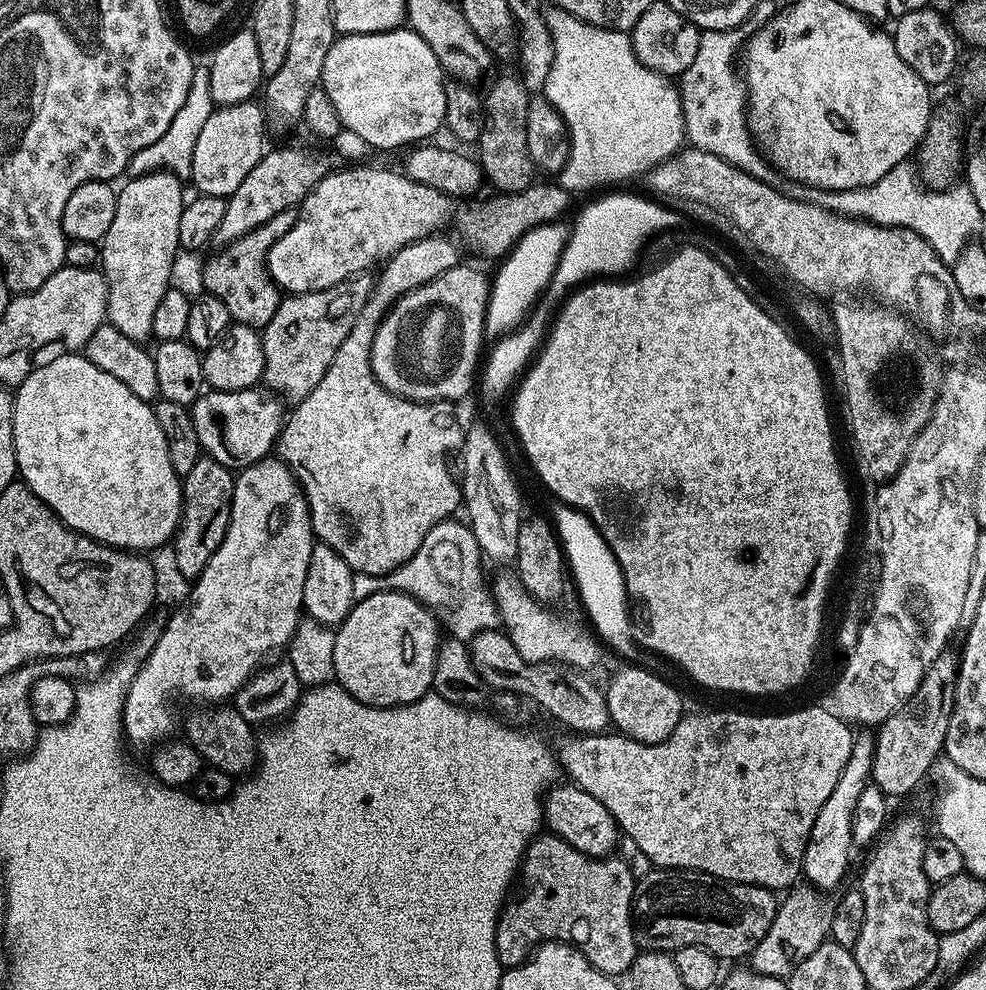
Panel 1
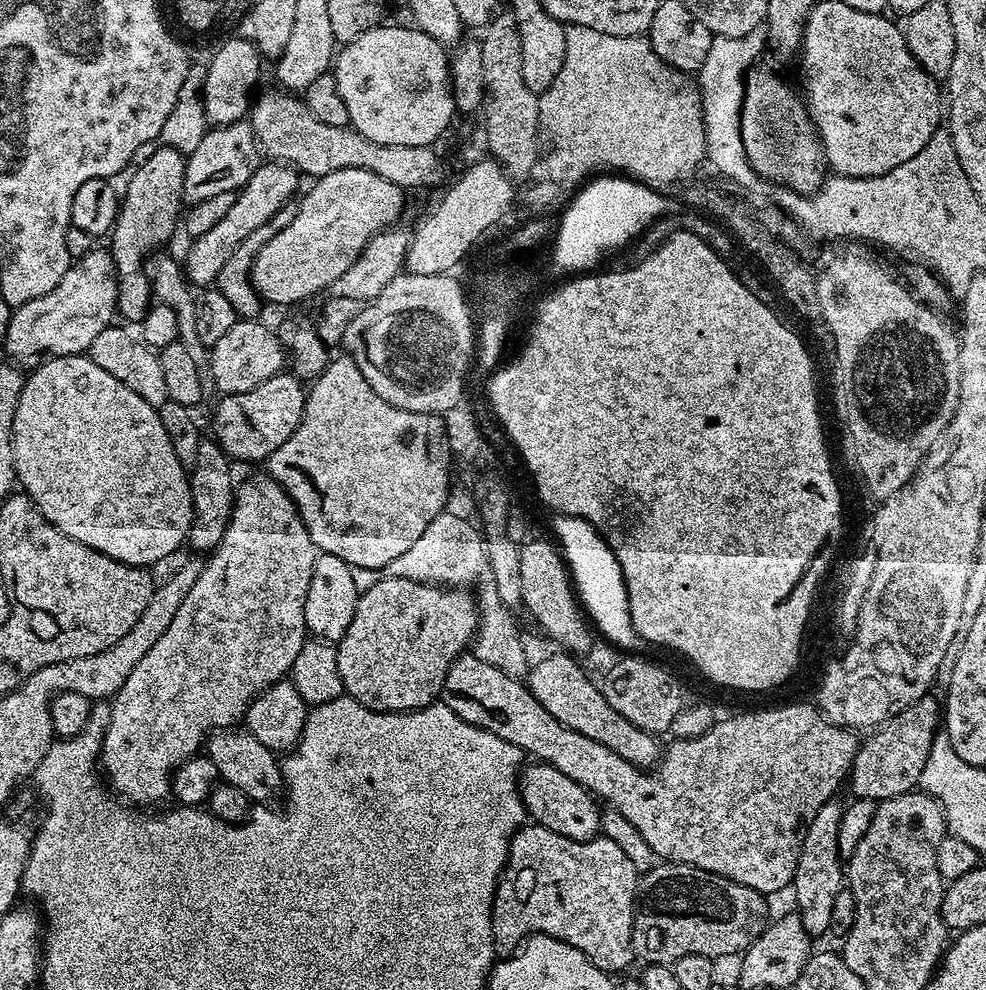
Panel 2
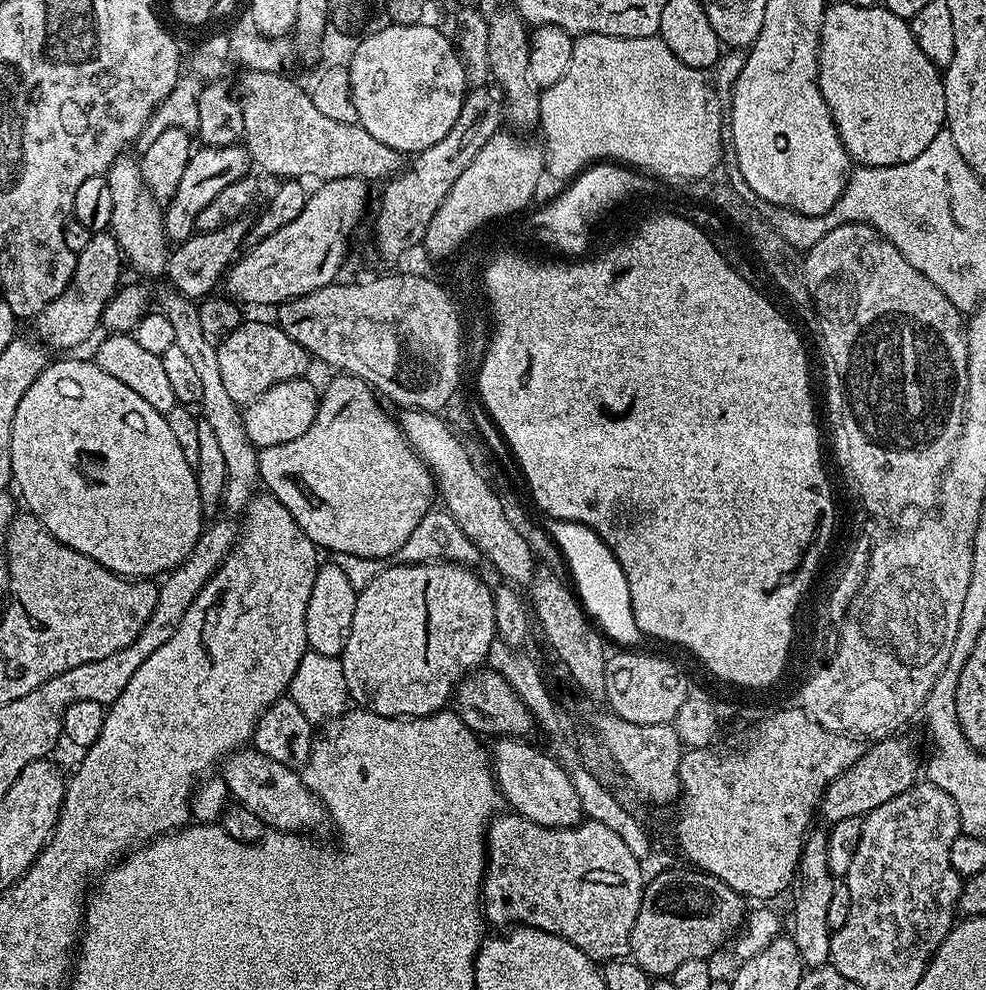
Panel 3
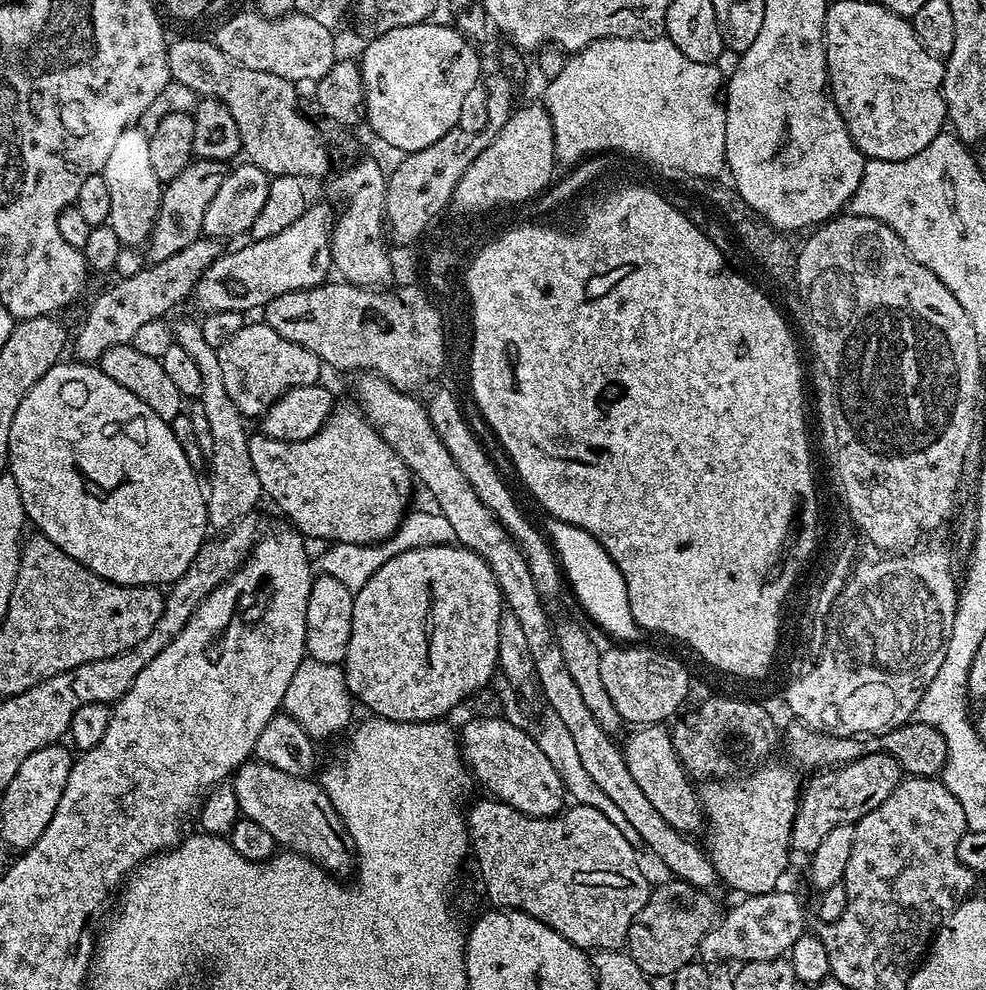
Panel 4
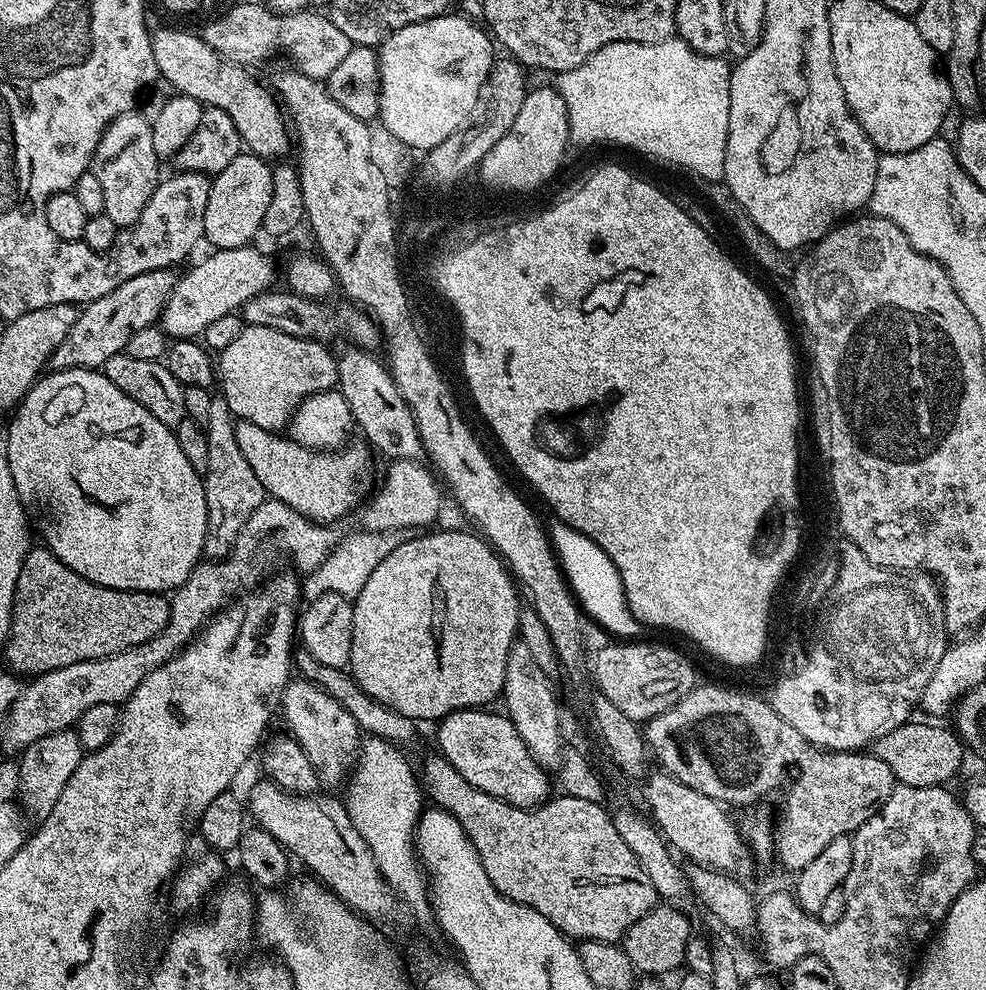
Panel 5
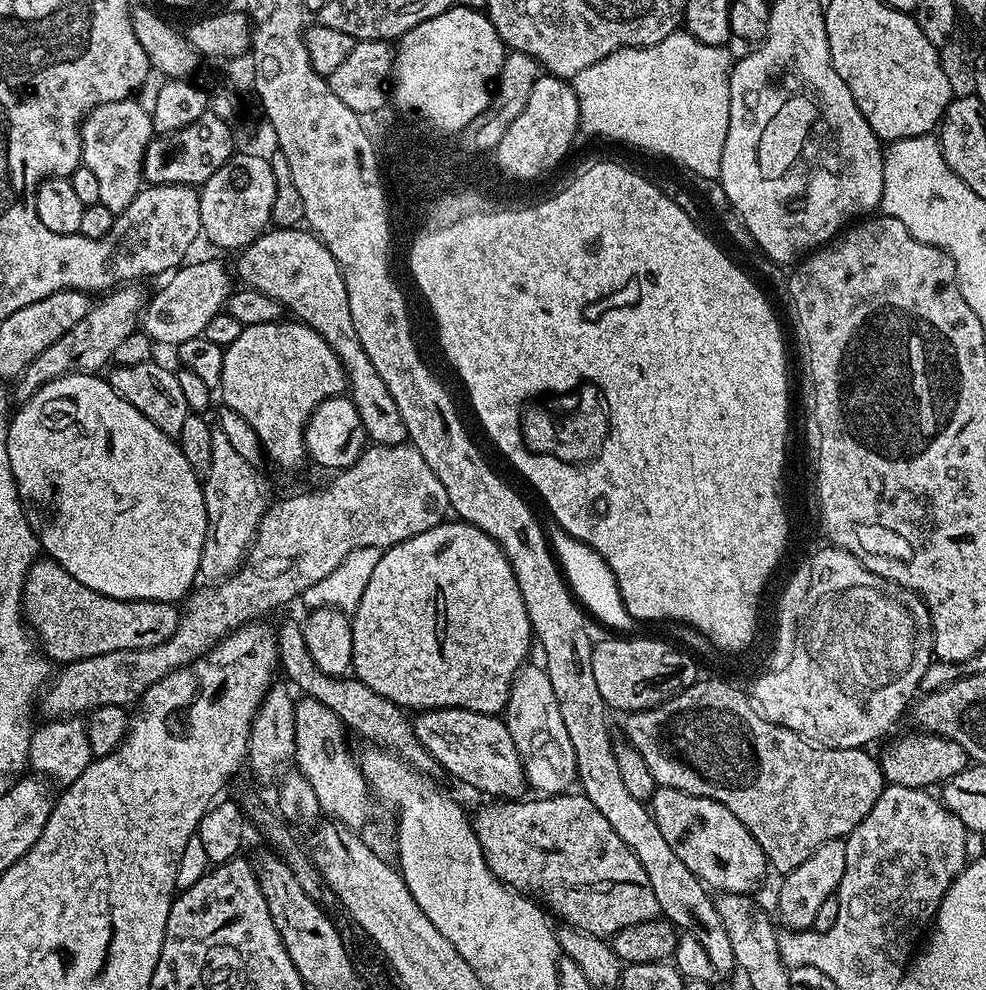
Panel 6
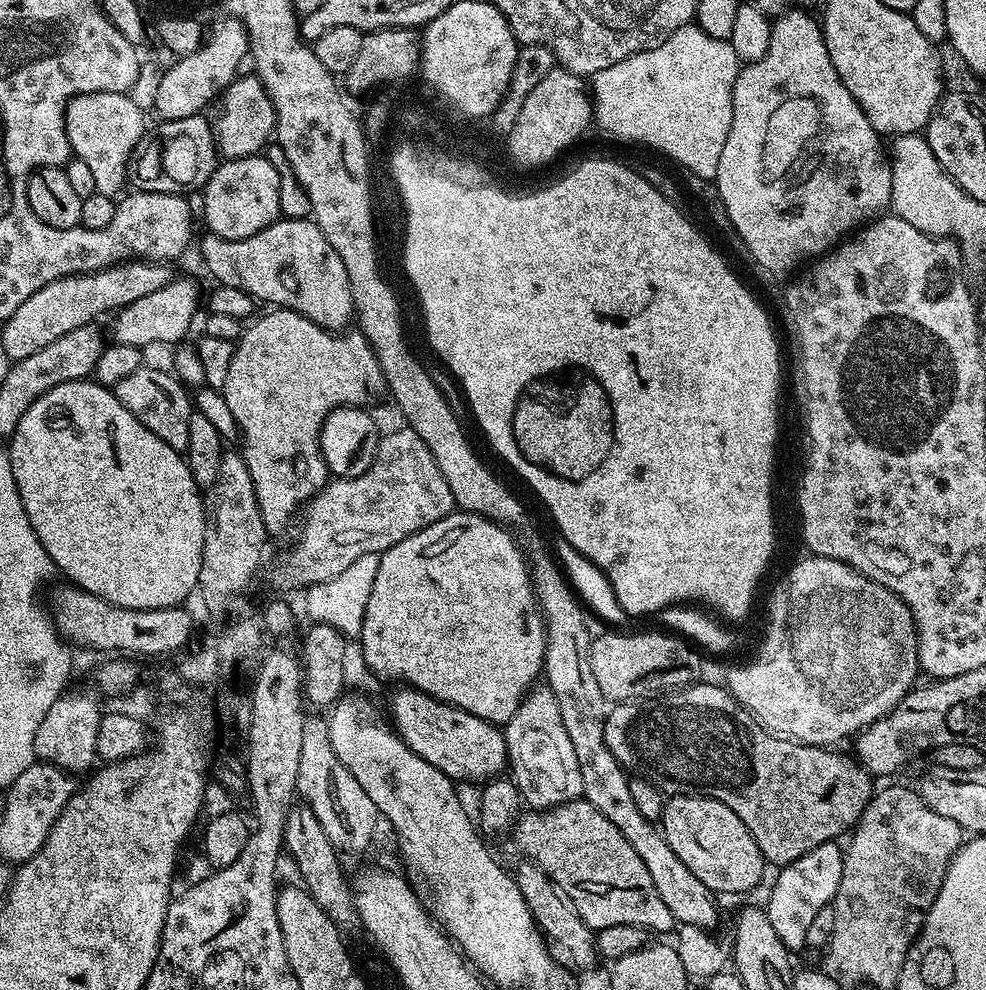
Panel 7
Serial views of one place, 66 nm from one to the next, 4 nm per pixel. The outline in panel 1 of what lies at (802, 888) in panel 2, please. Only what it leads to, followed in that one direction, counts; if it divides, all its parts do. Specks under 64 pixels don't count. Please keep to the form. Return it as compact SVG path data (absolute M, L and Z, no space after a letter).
M860 730L855 733L850 746L850 758L847 759L846 766L842 770L842 778L838 778L830 798L822 802L822 810L818 810L818 818L814 818L814 826L810 830L810 838L806 842L804 851L802 876L817 890L836 887L848 870L848 859L854 851L852 843L854 806L858 806L858 797L861 796L864 787L870 783L875 749L876 738L871 731Z

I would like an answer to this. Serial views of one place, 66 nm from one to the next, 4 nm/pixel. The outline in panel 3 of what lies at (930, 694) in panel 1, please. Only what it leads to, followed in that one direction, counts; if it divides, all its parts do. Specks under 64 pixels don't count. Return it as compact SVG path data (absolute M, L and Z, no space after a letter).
M892 734L887 738L880 738L869 743L865 747L862 758L858 758L854 766L838 774L834 782L830 782L818 807L819 815L821 817L824 815L829 825L834 825L842 818L851 816L863 818L878 806L882 806L882 802L890 802L890 798L902 794L902 790L917 783L916 752L906 741L899 740L896 736L899 735Z

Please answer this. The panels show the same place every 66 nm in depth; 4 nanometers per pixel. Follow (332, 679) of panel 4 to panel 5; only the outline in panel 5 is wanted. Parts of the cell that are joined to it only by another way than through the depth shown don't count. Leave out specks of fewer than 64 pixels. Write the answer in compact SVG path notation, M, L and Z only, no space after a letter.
M303 678L289 680L282 697L282 712L288 723L287 731L306 750L306 758L310 758L310 766L314 766L321 785L336 784L351 773L362 748L360 727L350 718L350 712L338 698L330 698L326 690L322 690L314 682Z

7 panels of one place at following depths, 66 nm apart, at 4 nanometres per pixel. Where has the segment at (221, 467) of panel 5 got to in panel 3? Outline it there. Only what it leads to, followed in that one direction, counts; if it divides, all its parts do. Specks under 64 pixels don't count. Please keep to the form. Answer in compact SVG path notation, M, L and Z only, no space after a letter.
M163 286L154 292L154 300L158 303L158 310L166 314L174 329L174 342L183 352L186 353L188 361L198 373L202 382L202 398L199 407L204 408L202 420L210 424L211 429L217 437L218 446L221 447L222 458L226 465L226 486L223 488L223 507L230 510L243 511L252 497L255 495L255 486L259 483L259 451L249 443L244 429L244 417L241 405L230 398L226 386L222 383L222 374L218 367L218 354L216 345L206 342L206 337L202 331L202 325L198 319L197 301L190 299L176 291L171 286Z

